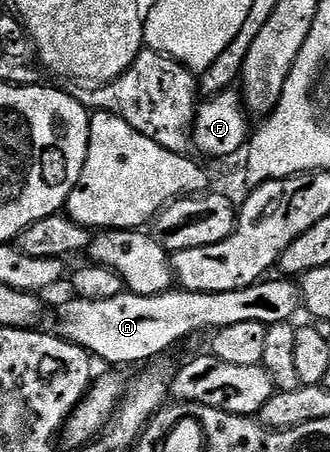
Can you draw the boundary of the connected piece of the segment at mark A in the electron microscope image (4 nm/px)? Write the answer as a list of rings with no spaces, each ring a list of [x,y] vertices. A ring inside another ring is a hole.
[[[264,278],[258,284],[232,292],[185,292],[172,290],[156,296],[142,296],[123,291],[117,298],[80,300],[71,298],[59,308],[58,335],[86,348],[92,357],[108,360],[108,365],[139,364],[151,360],[174,344],[182,342],[194,332],[203,332],[234,326],[236,322],[261,322],[276,324],[294,321],[303,308],[303,295],[298,283],[291,278],[271,280]]]

